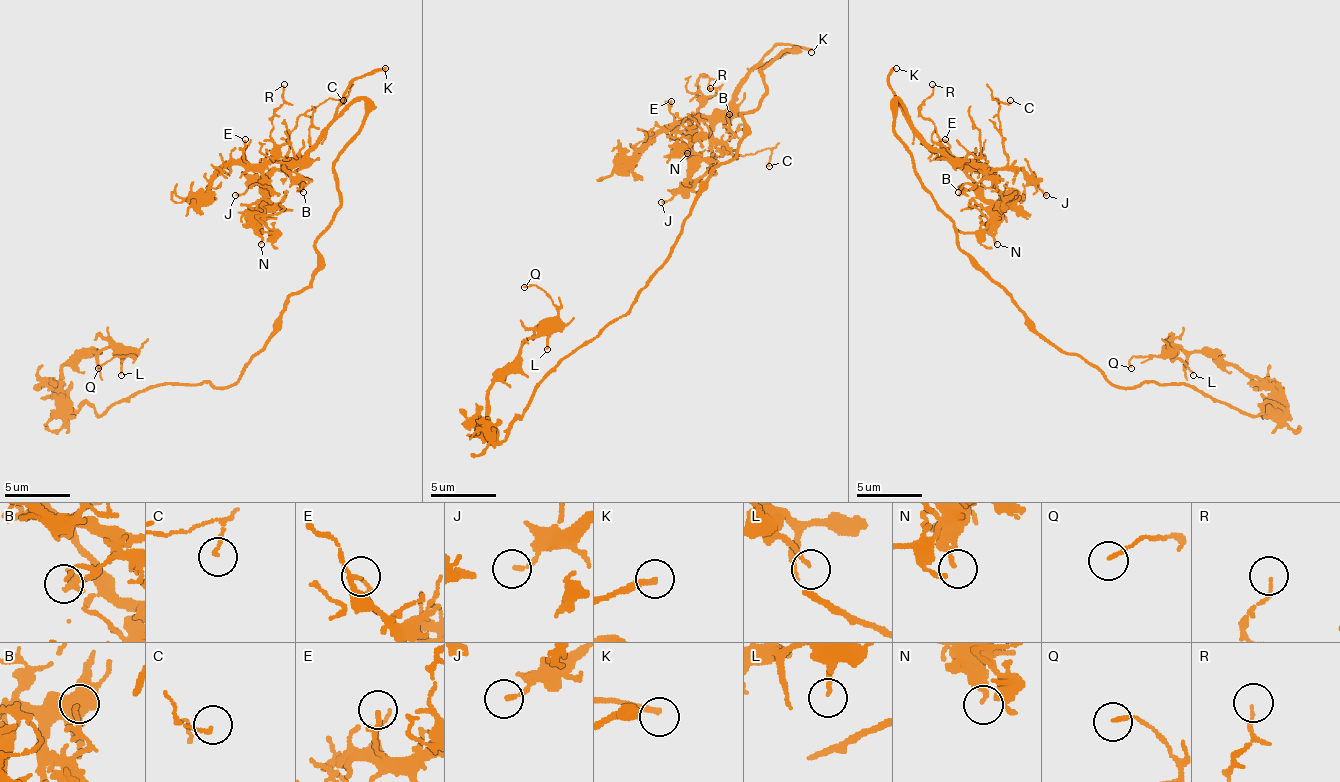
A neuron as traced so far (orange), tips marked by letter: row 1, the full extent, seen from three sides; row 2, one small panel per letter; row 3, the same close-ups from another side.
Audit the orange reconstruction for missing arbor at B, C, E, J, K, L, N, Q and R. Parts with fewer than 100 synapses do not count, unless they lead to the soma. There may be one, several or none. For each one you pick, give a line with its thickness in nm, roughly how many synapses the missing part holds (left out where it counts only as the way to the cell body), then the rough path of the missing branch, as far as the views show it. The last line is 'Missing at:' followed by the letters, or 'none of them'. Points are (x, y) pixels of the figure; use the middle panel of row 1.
K: 240 nm thick
Missing at: K

